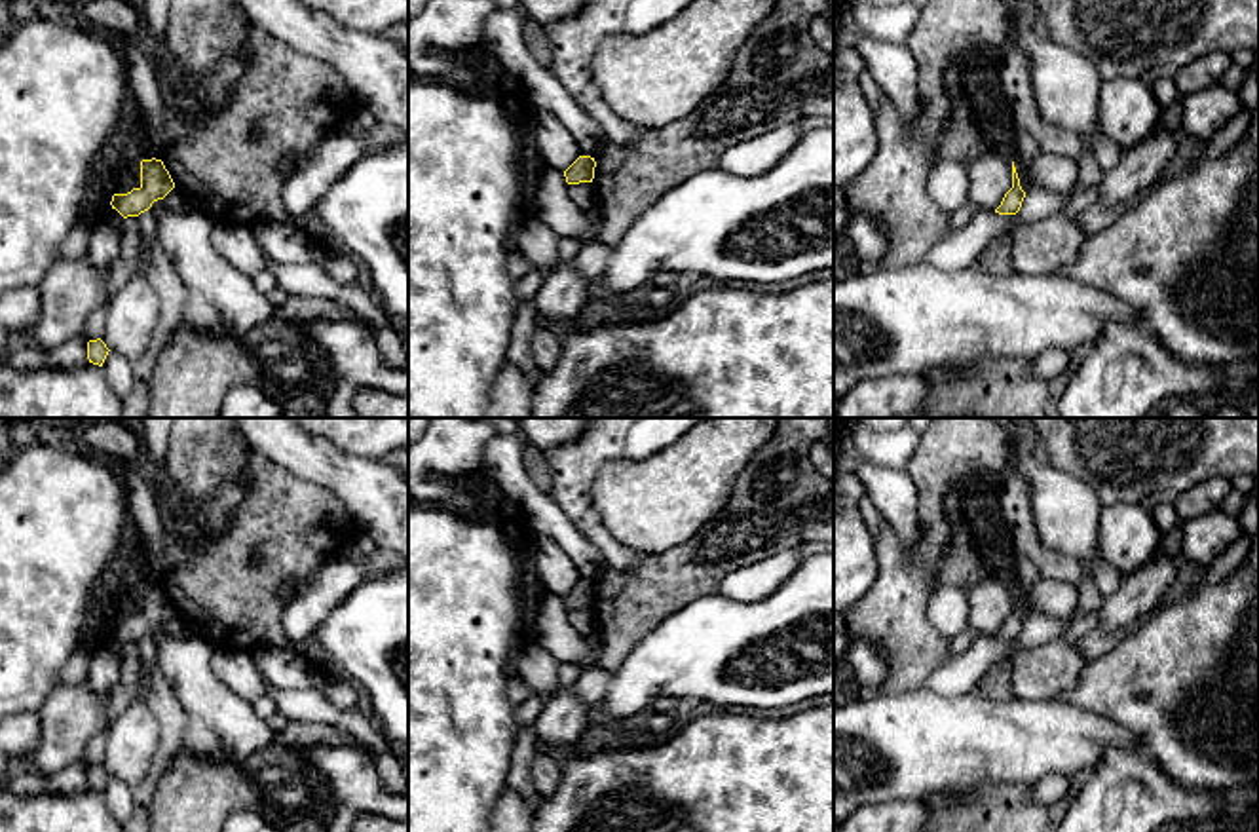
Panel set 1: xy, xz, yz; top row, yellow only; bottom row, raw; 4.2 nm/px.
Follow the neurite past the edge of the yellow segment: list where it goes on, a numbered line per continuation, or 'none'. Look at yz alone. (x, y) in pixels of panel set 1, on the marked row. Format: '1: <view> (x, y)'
none

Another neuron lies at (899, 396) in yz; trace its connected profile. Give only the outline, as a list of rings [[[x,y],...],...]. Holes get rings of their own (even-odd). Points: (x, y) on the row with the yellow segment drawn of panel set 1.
[[[921,374],[870,378],[841,397],[837,418],[908,418],[921,408],[927,386]]]

